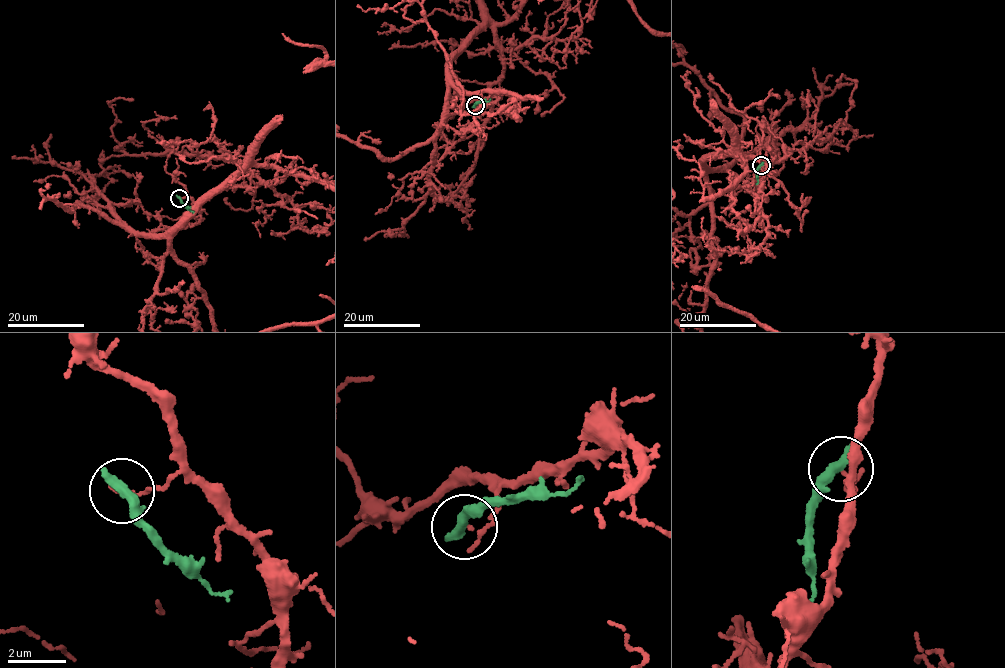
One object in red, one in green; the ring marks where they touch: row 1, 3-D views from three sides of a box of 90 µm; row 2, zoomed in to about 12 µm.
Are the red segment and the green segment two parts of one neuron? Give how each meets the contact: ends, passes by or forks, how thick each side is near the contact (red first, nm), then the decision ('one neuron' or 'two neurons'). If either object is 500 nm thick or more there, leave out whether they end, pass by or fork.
red ends there; green ends there; 130 nm thick on the red side, 440 nm on the other; two neurons

